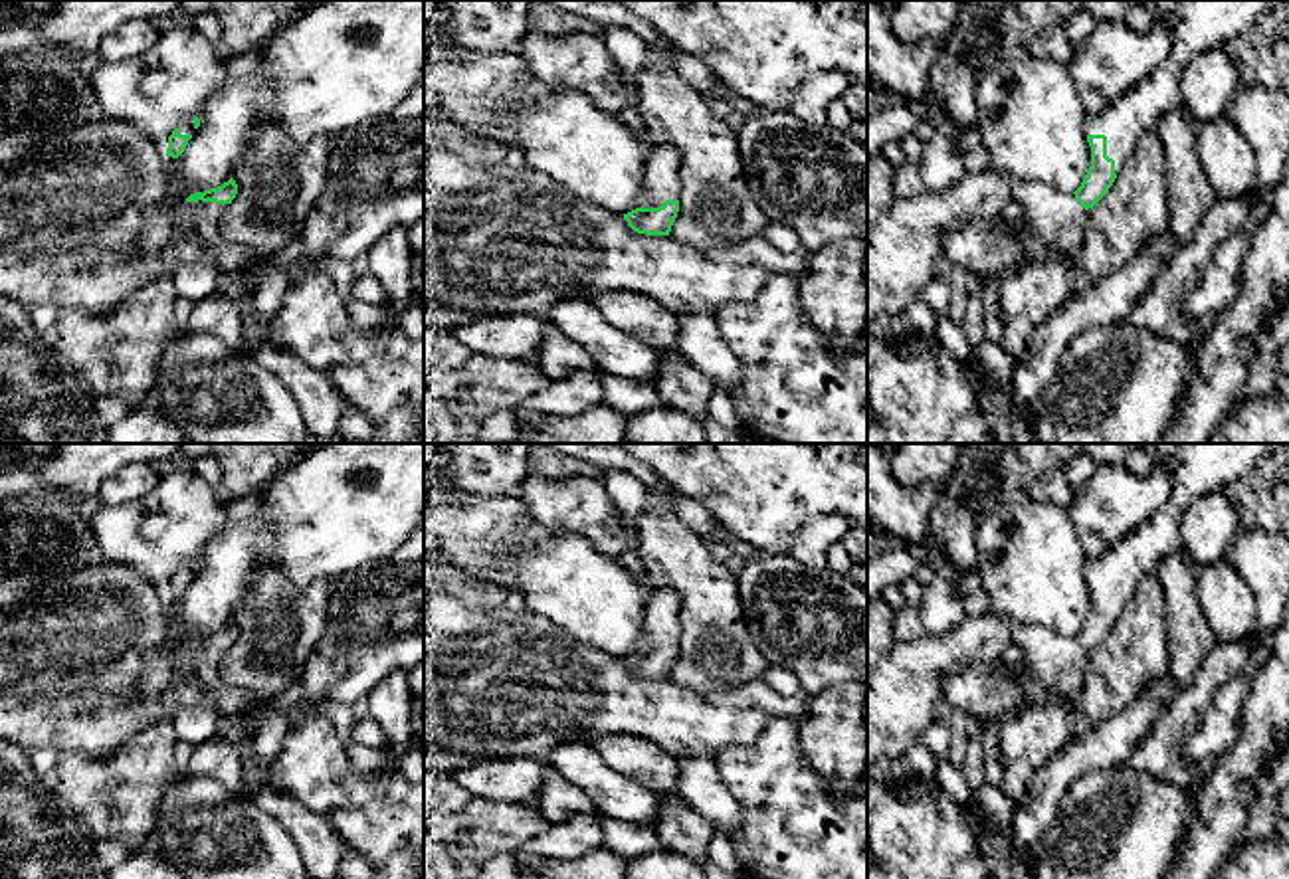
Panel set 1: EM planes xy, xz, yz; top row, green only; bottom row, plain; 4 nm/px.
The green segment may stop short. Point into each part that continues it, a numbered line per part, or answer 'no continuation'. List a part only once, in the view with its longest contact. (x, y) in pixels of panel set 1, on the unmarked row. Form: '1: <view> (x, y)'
1: xy (228, 701)
2: yz (1196, 470)

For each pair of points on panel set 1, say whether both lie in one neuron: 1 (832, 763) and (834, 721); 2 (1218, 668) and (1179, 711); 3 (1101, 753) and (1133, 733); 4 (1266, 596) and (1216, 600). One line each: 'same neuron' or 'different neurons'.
1: same neuron
2: same neuron
3: same neuron
4: different neurons

